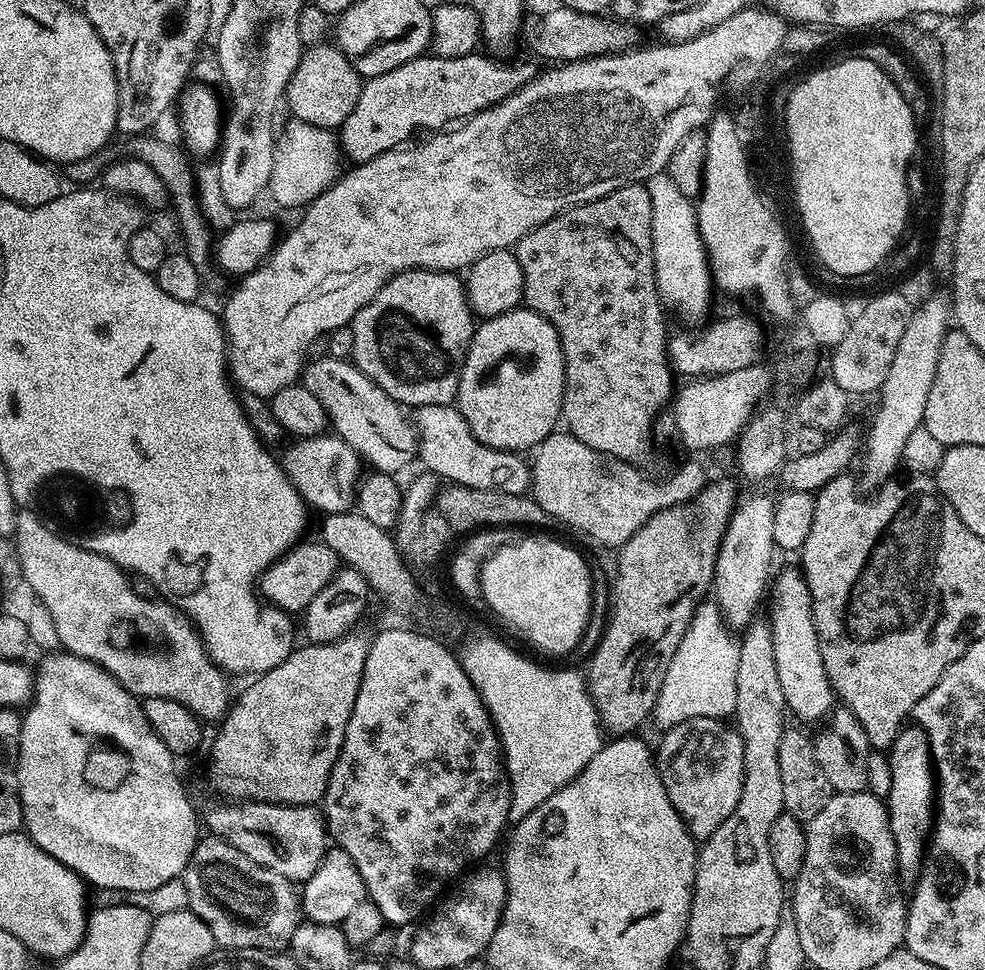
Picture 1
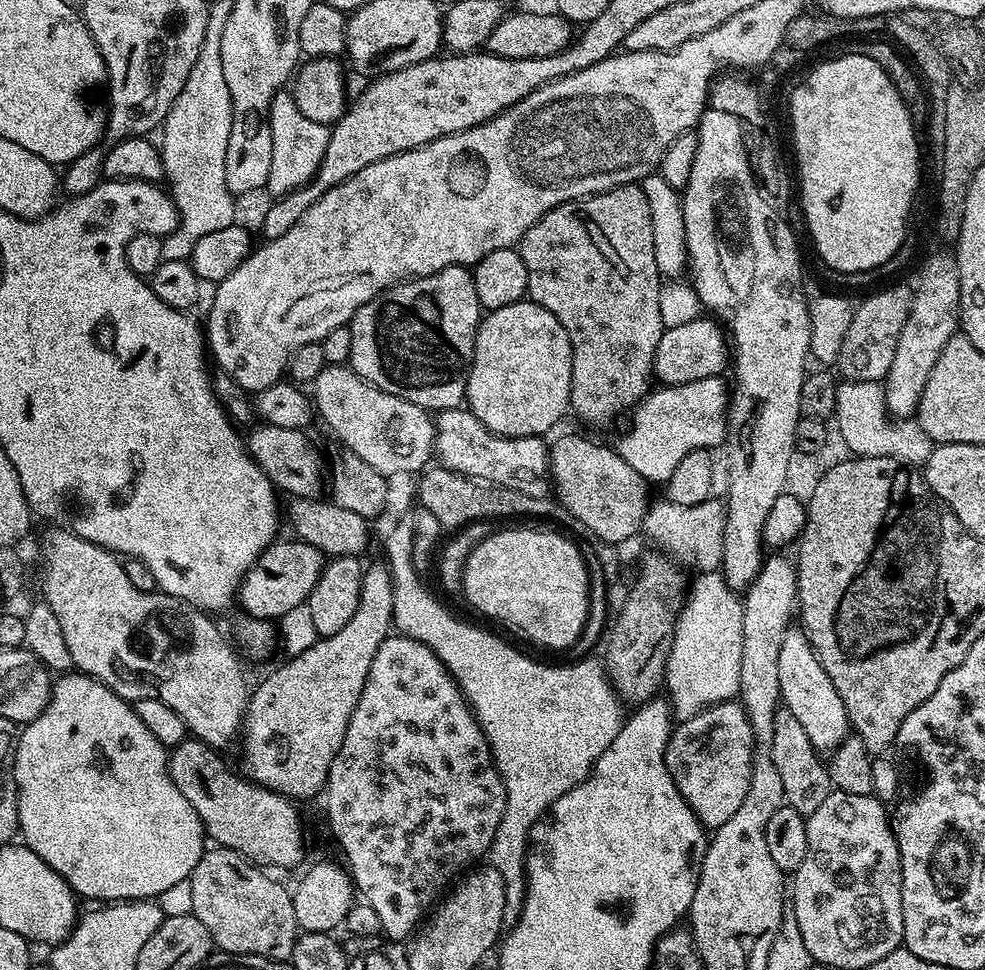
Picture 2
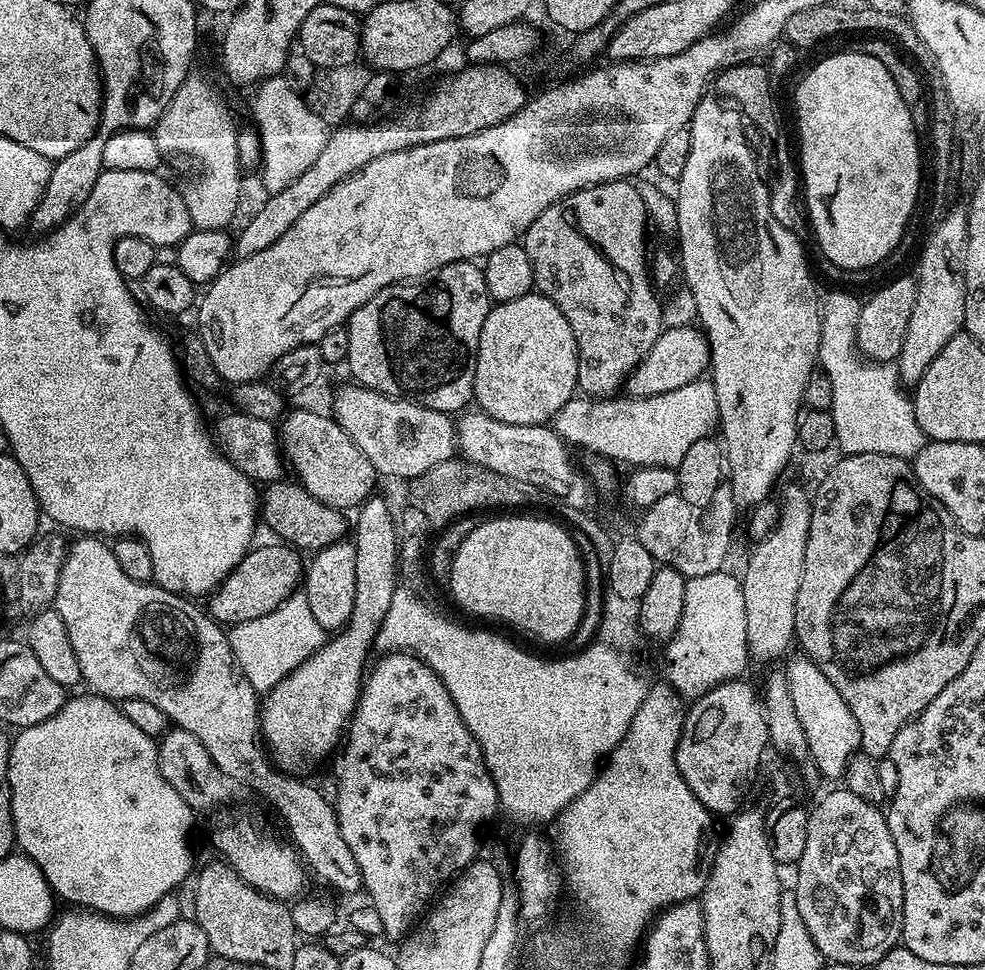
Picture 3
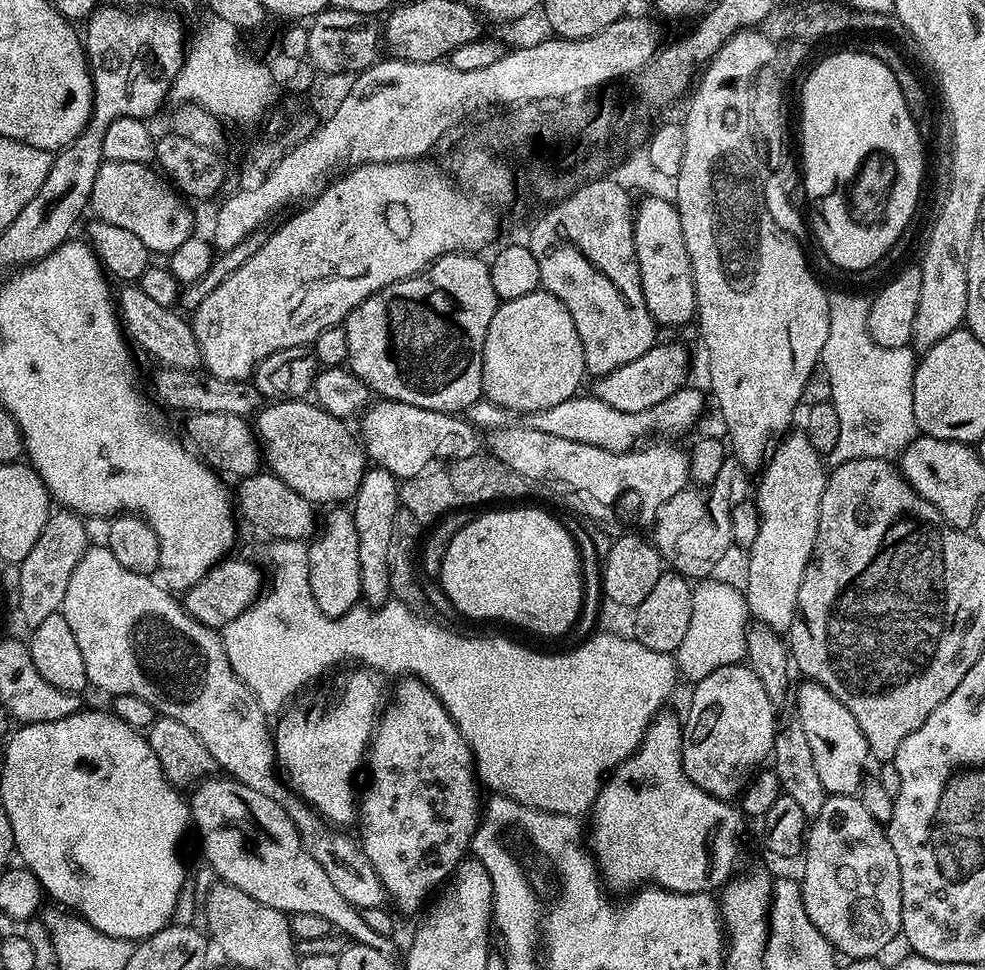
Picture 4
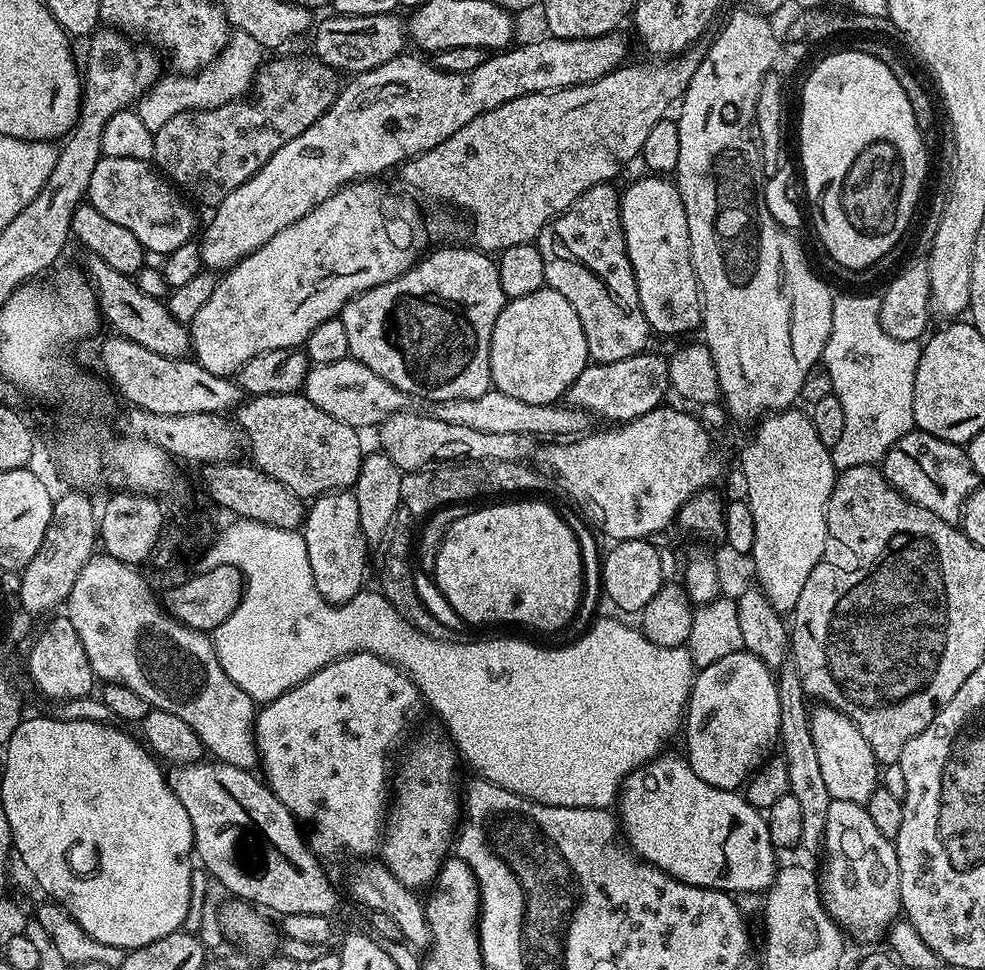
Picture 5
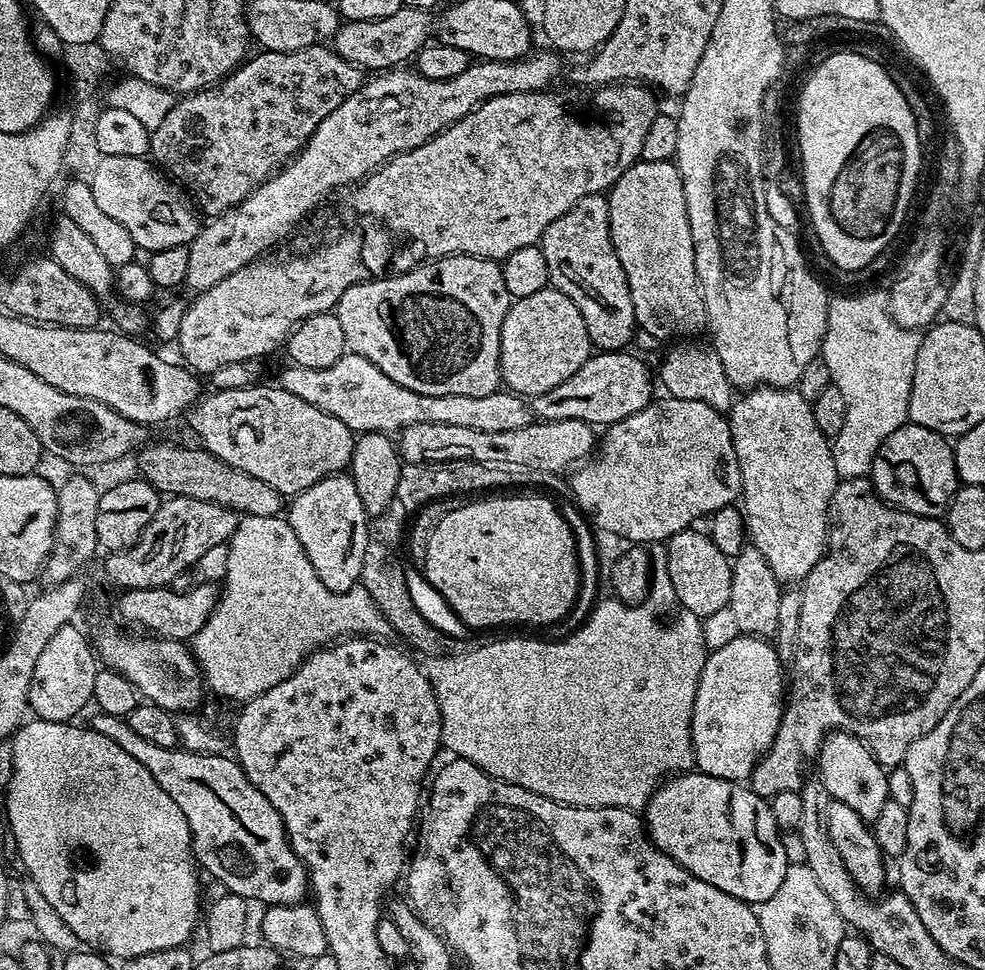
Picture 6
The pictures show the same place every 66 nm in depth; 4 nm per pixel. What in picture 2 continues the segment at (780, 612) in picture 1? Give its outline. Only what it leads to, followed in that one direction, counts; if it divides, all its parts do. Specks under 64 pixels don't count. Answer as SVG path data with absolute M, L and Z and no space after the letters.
M789 627L788 633L782 638L782 650L778 654L778 686L783 707L798 718L798 723L806 729L810 742L821 754L831 753L847 736L850 725L846 706L842 706L842 698L838 698L838 690L834 690L834 682L822 670L822 662L814 654L803 628Z

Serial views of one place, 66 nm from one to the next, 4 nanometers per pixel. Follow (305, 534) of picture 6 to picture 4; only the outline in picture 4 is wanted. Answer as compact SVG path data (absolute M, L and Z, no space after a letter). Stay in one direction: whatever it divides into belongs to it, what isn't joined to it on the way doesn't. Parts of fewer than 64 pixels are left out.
M332 506L325 512L328 513L325 516L323 513L323 527L307 545L308 577L314 602L318 602L318 610L322 610L322 614L327 616L341 616L357 607L362 600L362 570L358 566L358 530L354 530L354 518L347 507Z

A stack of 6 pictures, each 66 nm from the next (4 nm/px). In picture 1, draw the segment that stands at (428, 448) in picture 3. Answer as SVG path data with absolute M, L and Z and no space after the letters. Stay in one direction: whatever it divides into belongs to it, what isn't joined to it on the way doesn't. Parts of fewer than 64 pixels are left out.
M317 356L304 365L302 382L328 415L331 431L344 439L360 455L365 465L375 471L400 474L411 460L418 456L418 433L415 423L406 413L405 405L399 404L382 386L378 386L351 359L333 356Z

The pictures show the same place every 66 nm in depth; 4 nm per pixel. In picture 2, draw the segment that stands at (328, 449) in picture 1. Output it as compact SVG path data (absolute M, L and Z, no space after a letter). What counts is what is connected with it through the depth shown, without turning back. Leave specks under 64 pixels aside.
M260 422L247 433L249 436L246 436L248 453L254 458L257 466L264 471L266 478L270 478L273 488L281 493L289 492L287 494L289 497L301 500L315 500L323 497L326 492L326 460L324 464L323 454L312 445L308 434L304 430L286 430L286 426L274 426Z

